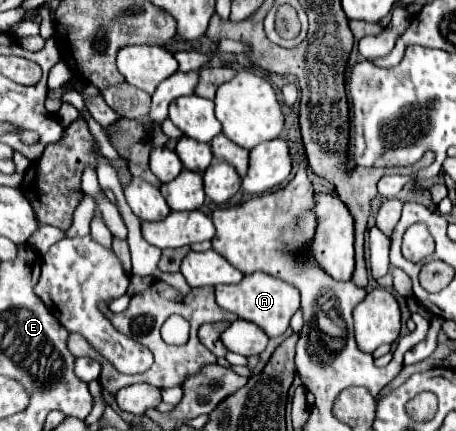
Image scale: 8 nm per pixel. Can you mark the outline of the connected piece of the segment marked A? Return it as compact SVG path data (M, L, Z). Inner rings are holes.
M252 273L252 275L246 275L236 285L216 285L216 303L224 311L232 311L240 319L260 325L268 337L280 337L288 329L290 317L300 307L300 293L294 285L282 279L276 279L266 273Z

